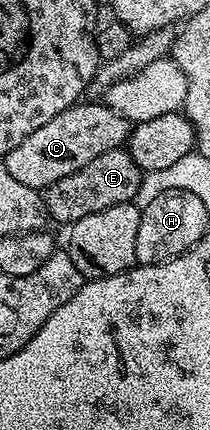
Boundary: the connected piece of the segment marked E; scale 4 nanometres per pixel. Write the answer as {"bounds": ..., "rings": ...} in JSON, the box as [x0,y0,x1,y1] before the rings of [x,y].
{"bounds":[41,147,143,226],"rings":[[[125,147],[108,150],[108,154],[100,154],[100,158],[92,158],[88,166],[80,166],[76,174],[68,174],[68,178],[60,178],[60,182],[52,182],[52,186],[41,193],[42,206],[51,221],[59,220],[63,226],[69,226],[80,218],[88,218],[88,214],[108,210],[108,206],[131,203],[138,195],[143,175]]]}

